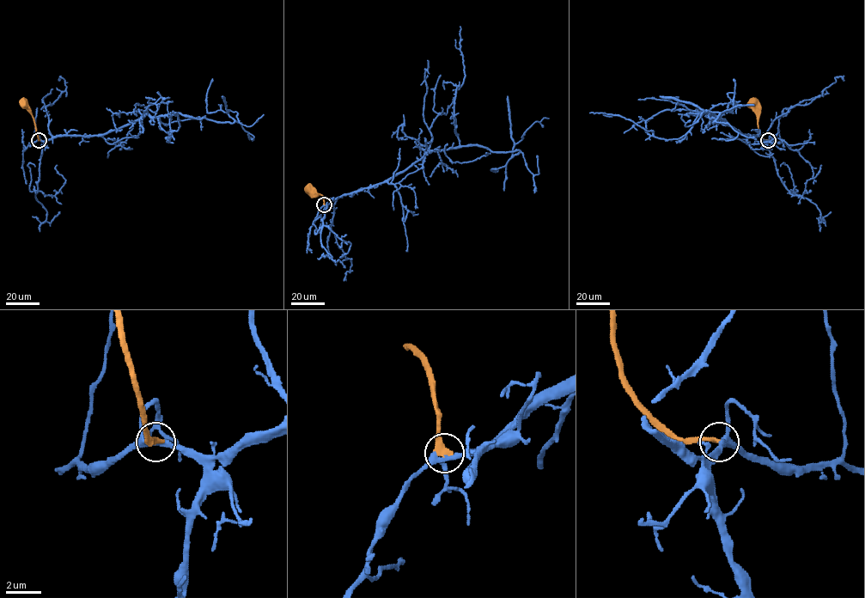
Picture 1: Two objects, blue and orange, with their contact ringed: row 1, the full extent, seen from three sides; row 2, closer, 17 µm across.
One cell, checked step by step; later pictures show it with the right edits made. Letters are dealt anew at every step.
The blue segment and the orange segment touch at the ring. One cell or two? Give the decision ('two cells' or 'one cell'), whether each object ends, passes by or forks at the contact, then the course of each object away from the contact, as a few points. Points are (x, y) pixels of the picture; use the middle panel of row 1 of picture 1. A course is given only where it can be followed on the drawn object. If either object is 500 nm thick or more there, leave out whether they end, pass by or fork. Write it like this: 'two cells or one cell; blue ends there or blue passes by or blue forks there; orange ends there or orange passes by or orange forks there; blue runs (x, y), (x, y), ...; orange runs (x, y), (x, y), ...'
one cell; blue forks there; orange ends there; blue runs (325, 205), (389, 180), (431, 150), (459, 145), (453, 113), (455, 92), (465, 74), (459, 27); orange runs (325, 204), (322, 196), (309, 189)

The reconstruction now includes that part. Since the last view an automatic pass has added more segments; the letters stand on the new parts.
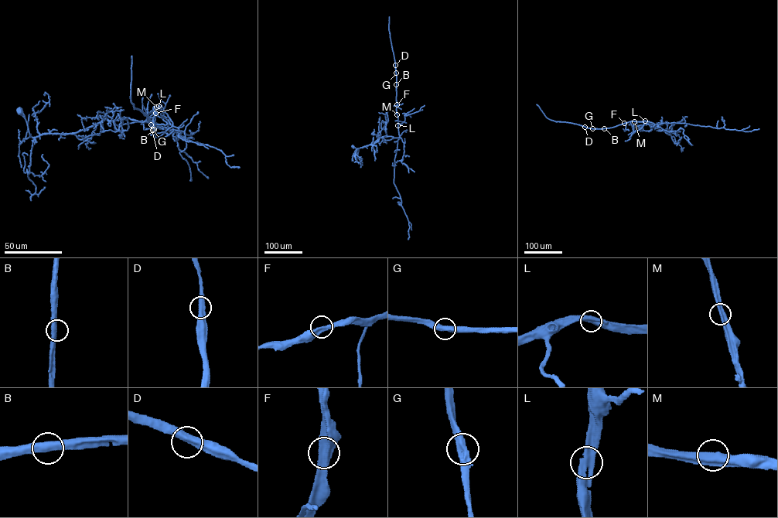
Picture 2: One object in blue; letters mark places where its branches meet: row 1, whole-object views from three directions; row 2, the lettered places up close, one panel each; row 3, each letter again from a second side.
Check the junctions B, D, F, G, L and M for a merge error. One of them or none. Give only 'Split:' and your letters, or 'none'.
Split: none

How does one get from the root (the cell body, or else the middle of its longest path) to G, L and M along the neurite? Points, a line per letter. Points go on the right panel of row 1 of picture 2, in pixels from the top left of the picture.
G: (666, 122), (669, 131), (645, 120), (592, 128)
L: (666, 122), (669, 131), (645, 120)
M: (666, 122), (669, 131), (647, 121), (634, 121)

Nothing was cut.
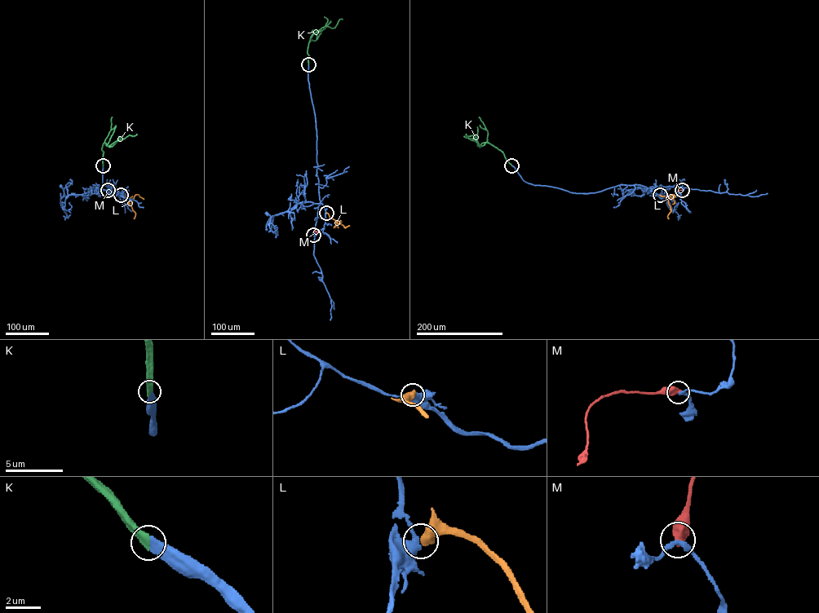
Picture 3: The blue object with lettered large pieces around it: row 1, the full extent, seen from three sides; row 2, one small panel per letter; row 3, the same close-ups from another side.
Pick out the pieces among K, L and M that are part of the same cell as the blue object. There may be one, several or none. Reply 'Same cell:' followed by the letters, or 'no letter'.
Same cell: K

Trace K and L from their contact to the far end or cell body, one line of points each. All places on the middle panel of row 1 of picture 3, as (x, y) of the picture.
K: (308, 64), (307, 50), (312, 35), (325, 26), (334, 28), (343, 19)
L: (326, 213), (338, 223), (339, 221)

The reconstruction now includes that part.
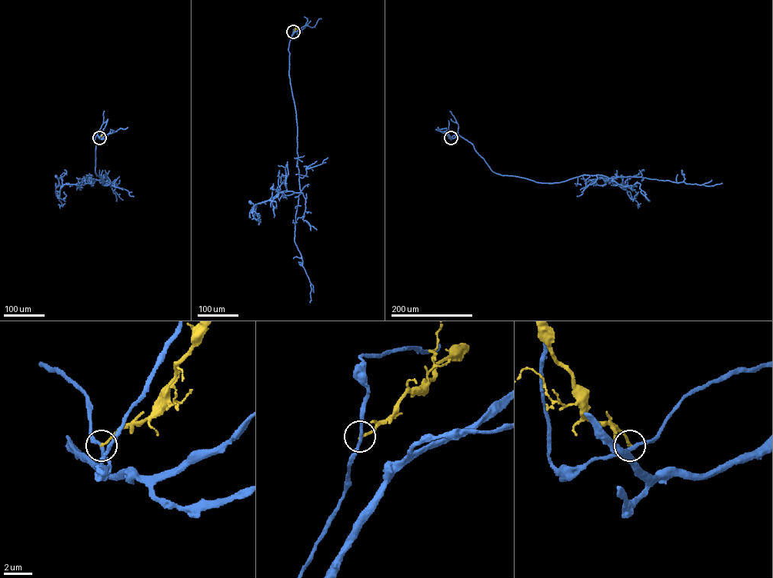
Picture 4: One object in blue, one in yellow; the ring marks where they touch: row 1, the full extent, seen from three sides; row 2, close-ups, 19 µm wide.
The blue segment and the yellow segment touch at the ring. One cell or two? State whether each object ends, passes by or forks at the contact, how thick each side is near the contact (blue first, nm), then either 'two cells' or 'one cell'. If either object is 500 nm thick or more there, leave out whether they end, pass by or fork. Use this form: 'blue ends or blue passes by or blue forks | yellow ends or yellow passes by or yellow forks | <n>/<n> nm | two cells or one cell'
blue passes by | yellow ends | 240/180 nm | two cells

